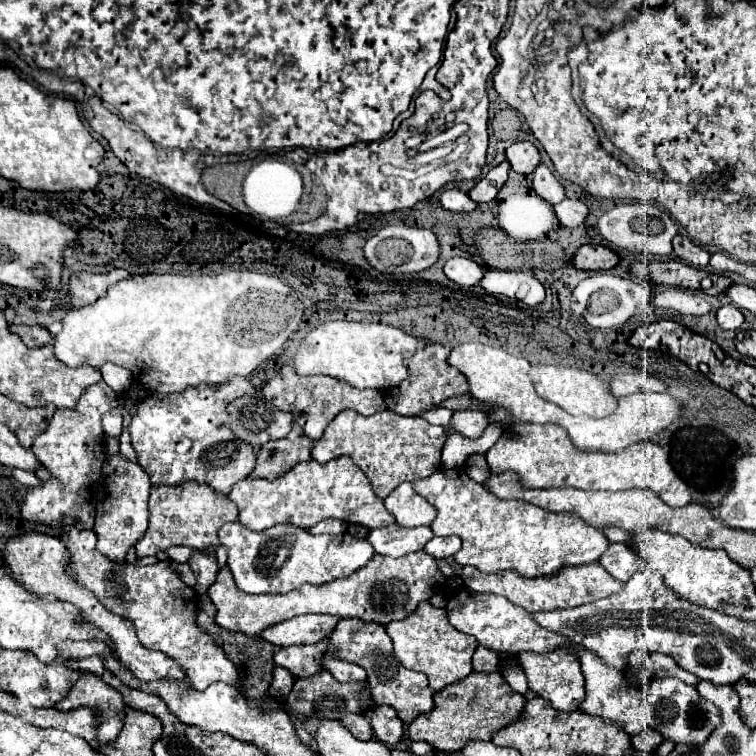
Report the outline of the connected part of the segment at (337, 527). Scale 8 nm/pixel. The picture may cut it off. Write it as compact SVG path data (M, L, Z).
M327 518L327 520L323 520L323 522L319 522L317 526L313 526L309 532L311 534L339 534L339 532L345 532L345 522L341 524L339 520L335 520L335 518Z

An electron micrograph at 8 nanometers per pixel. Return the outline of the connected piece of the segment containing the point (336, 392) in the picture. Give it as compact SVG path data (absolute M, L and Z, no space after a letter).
M285 364L265 386L263 396L275 404L275 408L297 414L297 424L303 428L303 434L311 440L319 440L327 428L327 424L343 410L355 410L361 414L375 414L383 410L385 402L379 390L359 390L349 386L343 380L331 376L297 376L291 364Z

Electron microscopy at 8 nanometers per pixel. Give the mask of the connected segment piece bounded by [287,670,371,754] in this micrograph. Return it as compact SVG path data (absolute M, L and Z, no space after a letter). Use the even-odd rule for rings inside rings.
M317 672L315 676L309 676L309 678L301 678L301 680L295 680L293 684L293 690L291 694L287 696L287 710L289 710L289 718L297 730L297 736L299 740L311 748L315 754L319 754L317 750L317 744L315 744L315 738L305 730L305 724L301 718L311 718L311 716L321 716L321 718L327 718L327 720L339 720L343 714L349 714L349 712L359 712L359 692L367 690L367 696L371 698L369 694L369 688L367 686L361 686L361 684L341 684L337 682L329 672Z

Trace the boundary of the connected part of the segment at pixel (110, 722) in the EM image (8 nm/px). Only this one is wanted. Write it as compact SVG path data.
M95 674L83 676L71 688L71 692L59 704L55 704L55 708L57 710L93 708L101 720L97 724L97 744L99 746L113 742L119 736L123 728L123 720L125 720L123 696L115 688L107 686Z

